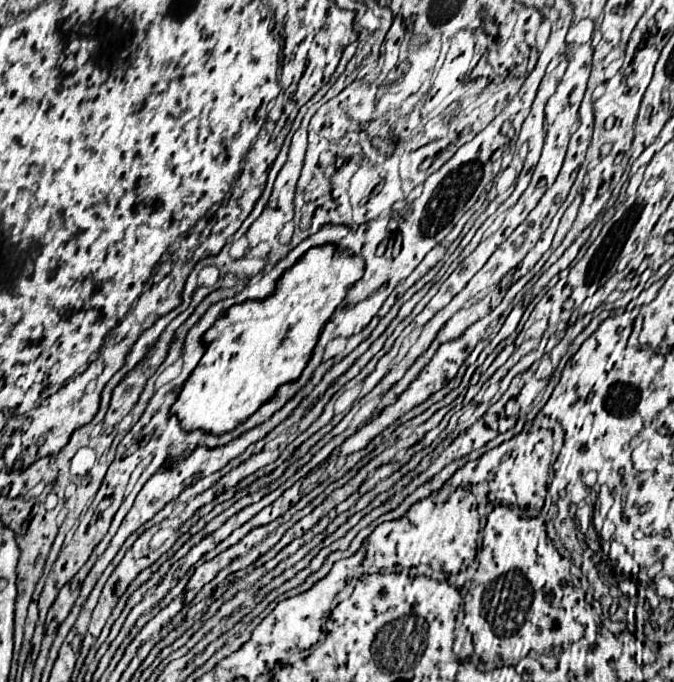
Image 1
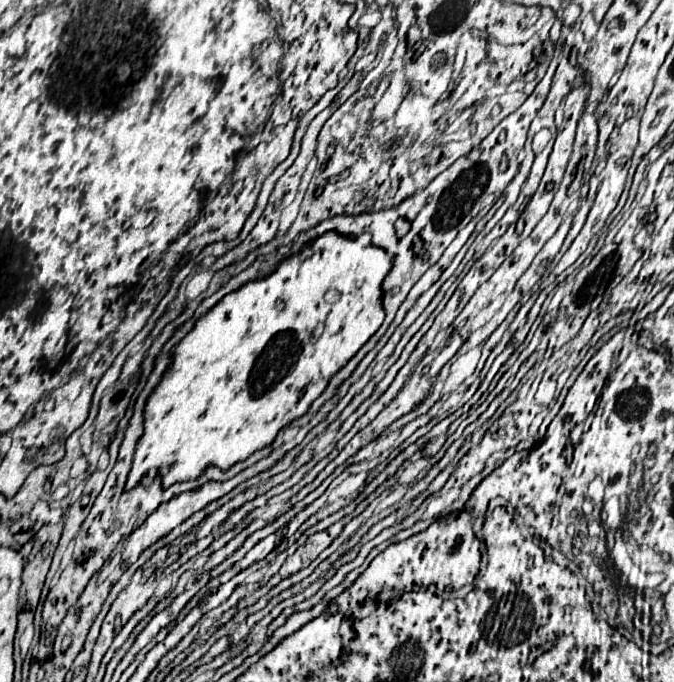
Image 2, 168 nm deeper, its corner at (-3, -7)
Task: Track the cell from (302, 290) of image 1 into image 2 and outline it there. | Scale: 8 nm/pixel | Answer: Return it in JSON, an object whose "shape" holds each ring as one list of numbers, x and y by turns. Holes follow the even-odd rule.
{"shape":[[327,231,325,235,309,241,299,253,283,259,275,271,263,279,255,279,255,281,249,281,245,285,241,285,237,291,231,291,229,295,225,295,217,305,213,305,197,323,195,327,171,349,171,365,167,367,167,371,163,373,161,381,155,385,155,389,151,391,151,395,147,397,147,403,145,403,145,411,143,411,143,435,139,437,137,441,137,449,135,449,135,457,133,457,133,467,129,471,129,477,127,477,127,483,125,483,125,491,131,491,135,489,141,479,145,475,149,475,149,471,157,471,159,477,161,477,161,485,163,489,175,485,175,483,181,483,181,481,193,481,193,479,199,479,203,475,203,471,207,467,219,467,221,471,227,471,231,469,235,463,239,461,245,461,251,453,255,453,257,449,265,449,269,447,277,433,287,427,291,421,303,417,311,403,325,391,325,387,329,385,331,377,343,369,351,357,357,355,357,351,375,335,375,331,381,327,383,319,385,319,385,311,383,311,383,291,381,291,381,283,385,279,385,275,389,273,389,267,393,265,393,257,381,249,381,247,375,247,375,245,361,245,357,239,353,237,345,237,337,231],[319,321,325,321,325,331,319,339,313,339,313,329],[271,343,271,353,263,353,267,349,267,345]]}

